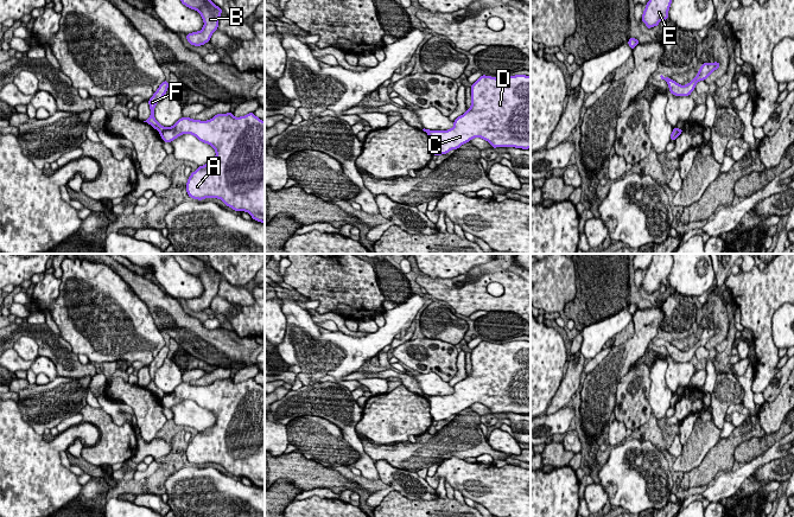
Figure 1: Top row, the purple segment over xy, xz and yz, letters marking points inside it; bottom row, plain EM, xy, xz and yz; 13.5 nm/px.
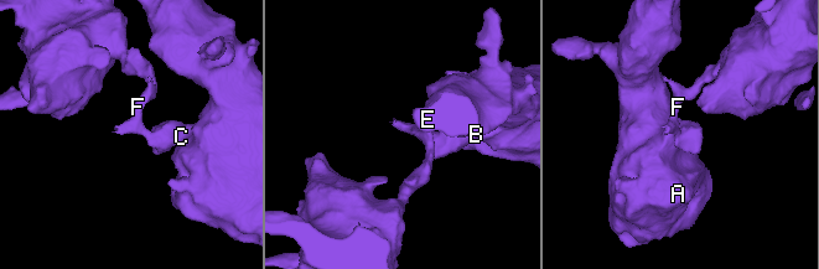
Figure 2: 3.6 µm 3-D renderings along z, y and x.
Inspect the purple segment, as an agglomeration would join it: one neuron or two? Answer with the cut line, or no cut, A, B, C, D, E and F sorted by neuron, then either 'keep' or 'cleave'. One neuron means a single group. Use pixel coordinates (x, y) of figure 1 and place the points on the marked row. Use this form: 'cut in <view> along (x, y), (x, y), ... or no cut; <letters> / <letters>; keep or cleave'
cut in xy along (165, 128), (160, 134); A B C D E / F; cleave

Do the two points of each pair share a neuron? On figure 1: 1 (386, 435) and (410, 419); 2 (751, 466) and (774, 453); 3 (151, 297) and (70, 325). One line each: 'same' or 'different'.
1: same
2: same
3: different

